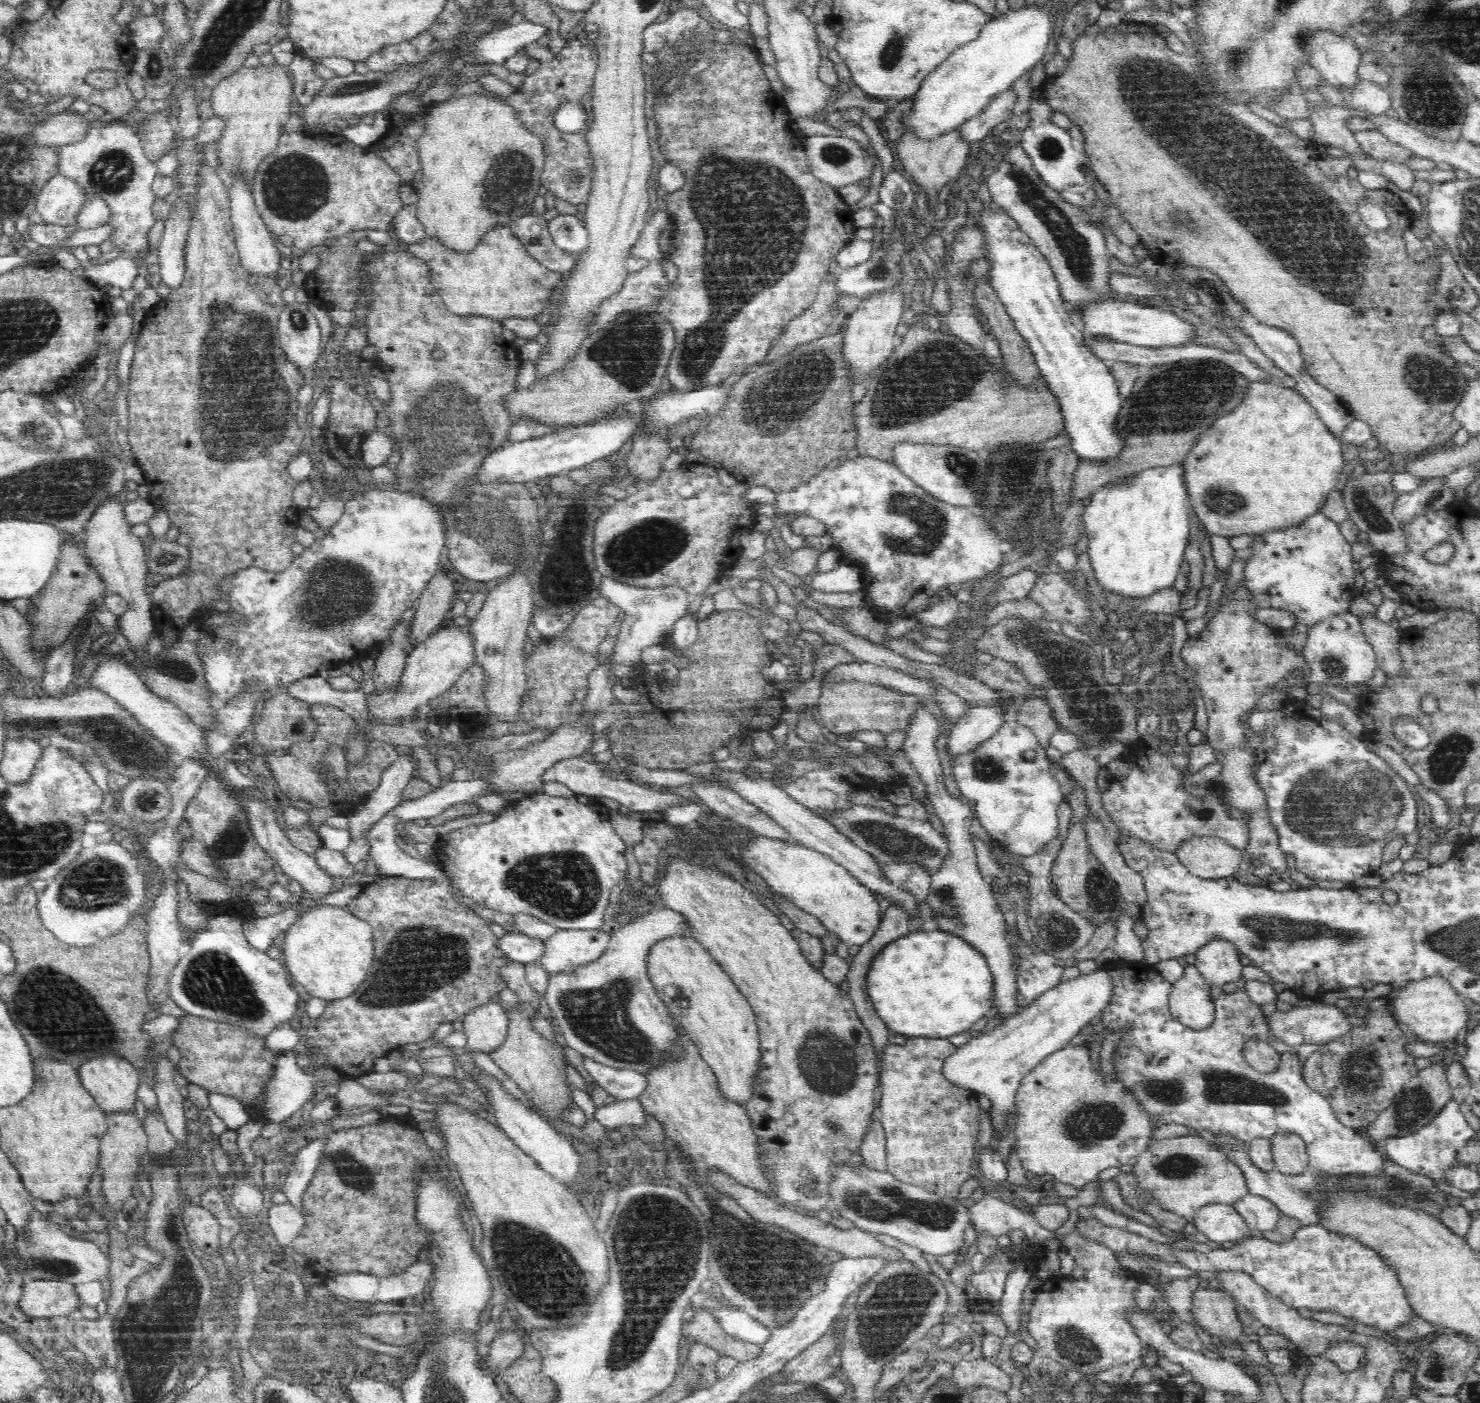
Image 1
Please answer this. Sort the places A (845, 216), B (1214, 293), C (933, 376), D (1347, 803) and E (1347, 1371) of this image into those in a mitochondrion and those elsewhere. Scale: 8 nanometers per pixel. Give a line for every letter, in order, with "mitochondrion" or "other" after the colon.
A: other
B: mitochondrion
C: mitochondrion
D: mitochondrion
E: other

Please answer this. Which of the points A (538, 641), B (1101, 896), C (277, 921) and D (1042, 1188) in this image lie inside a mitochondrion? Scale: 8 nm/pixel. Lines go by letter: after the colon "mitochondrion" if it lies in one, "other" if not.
A: other
B: mitochondrion
C: other
D: other

